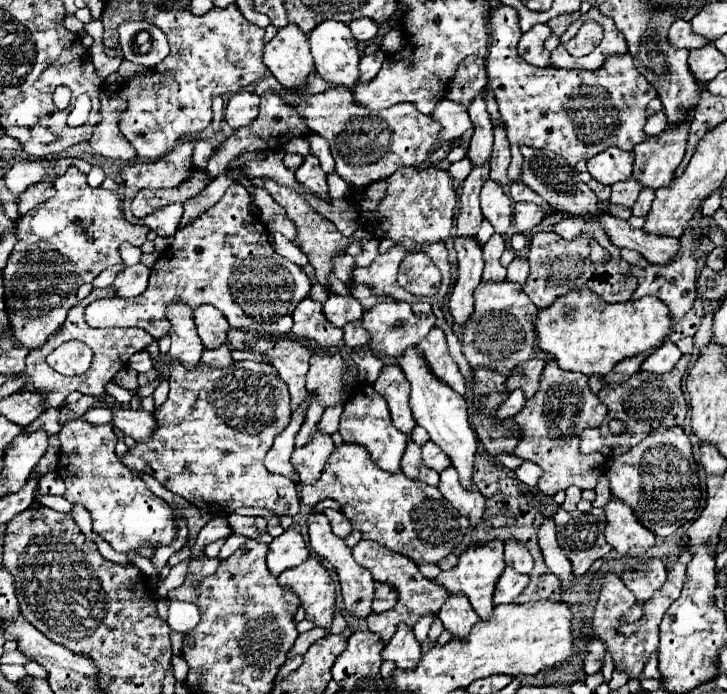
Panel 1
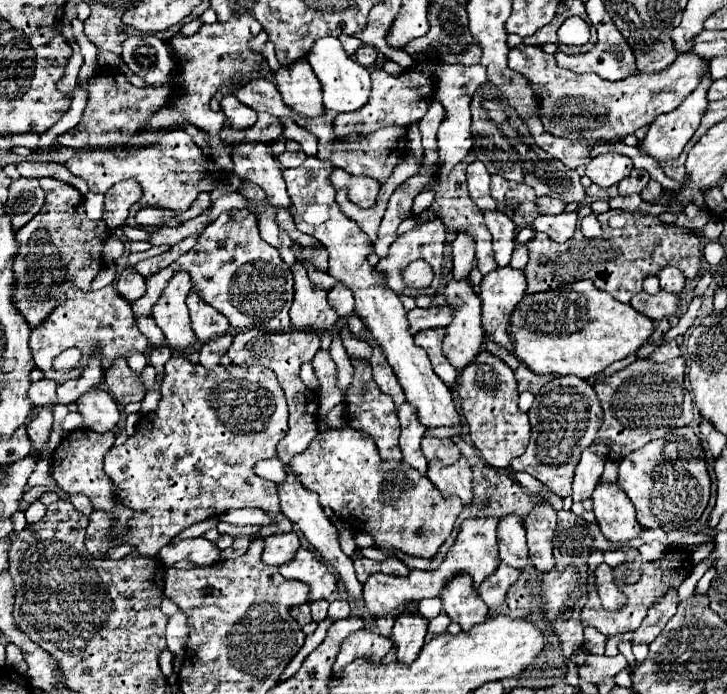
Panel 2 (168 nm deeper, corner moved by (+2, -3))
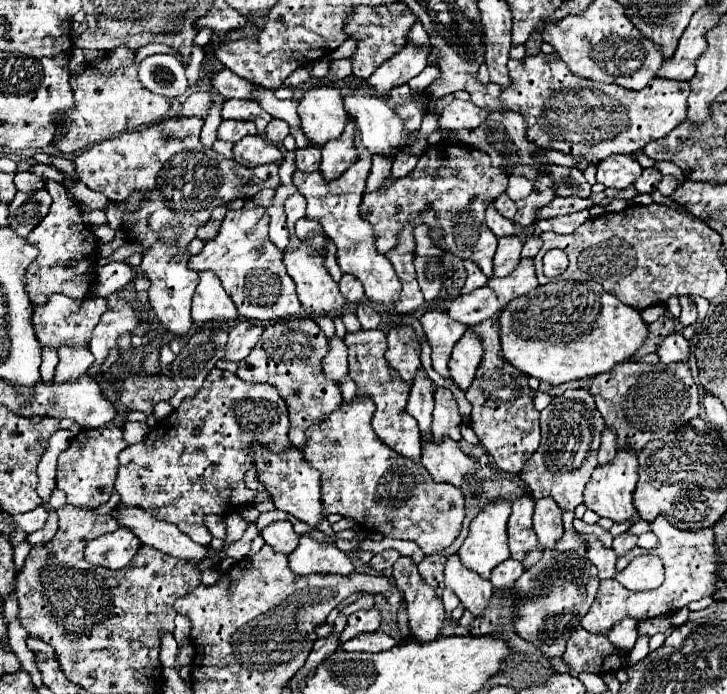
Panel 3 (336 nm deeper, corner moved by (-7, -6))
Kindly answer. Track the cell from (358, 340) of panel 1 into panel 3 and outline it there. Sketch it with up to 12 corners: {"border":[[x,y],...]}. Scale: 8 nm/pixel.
{"border":[[363,302],[357,306],[361,328],[377,328],[381,322],[379,310]]}

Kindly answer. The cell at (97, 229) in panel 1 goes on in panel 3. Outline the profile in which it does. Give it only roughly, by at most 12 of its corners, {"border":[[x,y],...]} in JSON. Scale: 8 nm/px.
{"border":[[59,182],[27,236],[39,250],[25,272],[35,306],[53,292],[85,298],[97,238]]}

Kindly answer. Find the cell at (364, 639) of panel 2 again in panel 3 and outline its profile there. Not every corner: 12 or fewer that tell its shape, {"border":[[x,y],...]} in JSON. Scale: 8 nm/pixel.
{"border":[[367,632],[347,640],[347,652],[383,652],[397,640],[383,632]]}

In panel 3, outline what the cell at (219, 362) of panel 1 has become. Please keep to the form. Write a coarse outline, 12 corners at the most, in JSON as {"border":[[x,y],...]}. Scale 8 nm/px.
{"border":[[239,320],[229,332],[225,360],[241,362],[263,326]]}

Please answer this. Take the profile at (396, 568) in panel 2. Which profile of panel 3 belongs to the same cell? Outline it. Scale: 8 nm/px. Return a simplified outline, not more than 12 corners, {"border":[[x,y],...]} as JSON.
{"border":[[411,558],[393,564],[417,642],[435,640],[445,620],[441,598]]}

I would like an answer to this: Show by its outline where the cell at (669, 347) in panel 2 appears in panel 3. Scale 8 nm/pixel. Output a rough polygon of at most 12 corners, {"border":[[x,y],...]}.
{"border":[[679,332],[663,340],[657,354],[665,364],[689,356],[689,342]]}

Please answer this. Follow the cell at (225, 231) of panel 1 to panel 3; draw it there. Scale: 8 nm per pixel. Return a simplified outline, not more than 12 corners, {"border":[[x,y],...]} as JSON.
{"border":[[227,212],[189,268],[215,272],[239,316],[271,326],[301,310],[269,216]]}

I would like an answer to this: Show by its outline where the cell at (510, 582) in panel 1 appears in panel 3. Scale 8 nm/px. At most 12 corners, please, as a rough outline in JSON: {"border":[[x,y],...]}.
{"border":[[503,560],[491,572],[495,588],[513,586],[525,572],[519,560]]}

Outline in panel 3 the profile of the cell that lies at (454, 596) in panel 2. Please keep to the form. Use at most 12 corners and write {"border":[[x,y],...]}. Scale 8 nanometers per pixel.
{"border":[[447,558],[445,586],[475,616],[487,610],[493,584]]}

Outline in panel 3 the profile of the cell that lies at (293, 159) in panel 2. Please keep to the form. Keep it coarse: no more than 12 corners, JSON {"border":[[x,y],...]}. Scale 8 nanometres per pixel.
{"border":[[317,146],[297,150],[297,168],[313,172],[319,168]]}

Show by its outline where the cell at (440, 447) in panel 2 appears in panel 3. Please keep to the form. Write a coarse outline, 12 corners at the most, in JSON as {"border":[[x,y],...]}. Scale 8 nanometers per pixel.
{"border":[[449,386],[435,390],[433,438],[461,440]]}

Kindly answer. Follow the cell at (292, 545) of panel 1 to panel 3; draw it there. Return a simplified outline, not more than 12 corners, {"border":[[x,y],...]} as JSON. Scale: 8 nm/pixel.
{"border":[[289,520],[271,522],[261,536],[271,548],[291,554],[299,544]]}

